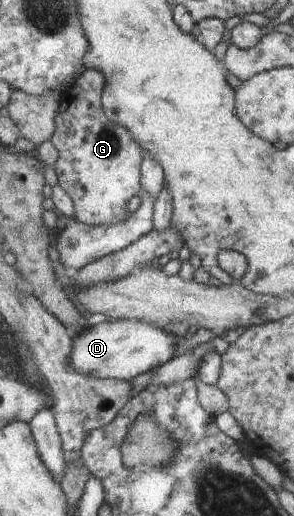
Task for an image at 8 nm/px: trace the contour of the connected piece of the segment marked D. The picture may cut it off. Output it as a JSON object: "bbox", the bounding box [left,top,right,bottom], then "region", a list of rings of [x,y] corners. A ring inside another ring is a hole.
{"bbox":[70,319,178,379],"region":[[[102,319],[98,324],[90,325],[89,328],[82,330],[74,337],[73,342],[70,361],[72,361],[74,369],[82,375],[90,375],[90,377],[98,377],[98,379],[134,379],[146,371],[152,371],[169,362],[176,357],[176,349],[178,349],[178,336],[166,333],[161,327],[138,320],[105,321]]]}

